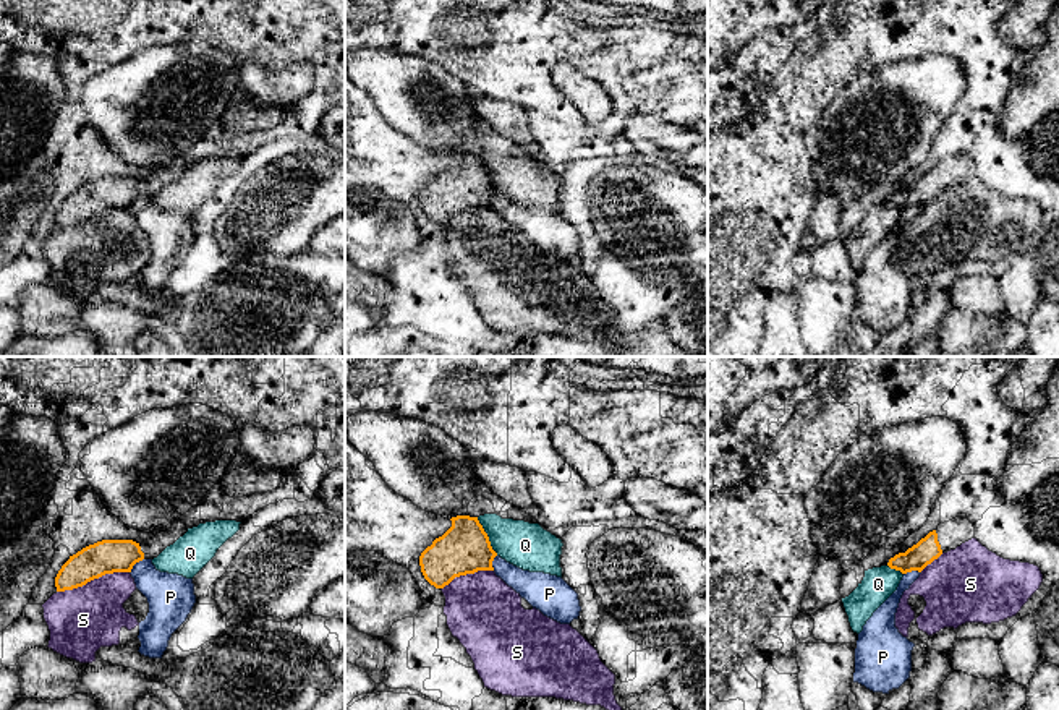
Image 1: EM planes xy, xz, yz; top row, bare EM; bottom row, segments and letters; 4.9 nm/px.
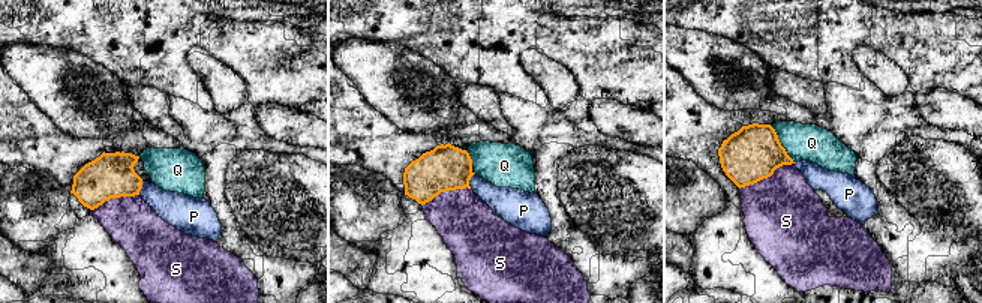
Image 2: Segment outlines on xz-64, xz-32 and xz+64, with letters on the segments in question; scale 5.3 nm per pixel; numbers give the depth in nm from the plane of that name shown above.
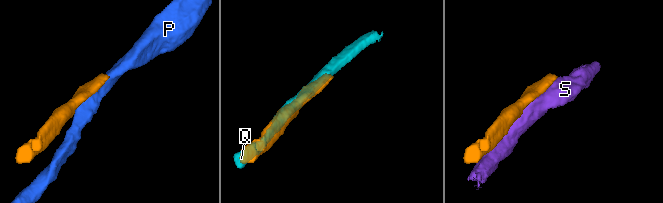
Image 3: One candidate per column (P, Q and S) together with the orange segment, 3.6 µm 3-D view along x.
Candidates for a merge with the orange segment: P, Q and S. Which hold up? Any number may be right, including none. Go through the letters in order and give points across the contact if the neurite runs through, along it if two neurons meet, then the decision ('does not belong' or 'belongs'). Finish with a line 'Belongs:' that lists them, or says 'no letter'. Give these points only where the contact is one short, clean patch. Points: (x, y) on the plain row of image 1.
P: border along xy (143, 195), (130, 209); does not belong
Q: does not belong
S: does not belong
Belongs: no letter

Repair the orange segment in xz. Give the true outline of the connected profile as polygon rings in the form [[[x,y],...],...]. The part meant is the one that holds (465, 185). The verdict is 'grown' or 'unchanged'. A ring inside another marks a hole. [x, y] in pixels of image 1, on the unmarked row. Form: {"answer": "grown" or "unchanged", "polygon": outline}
{"answer": "unchanged", "polygon": [[[457,152],[450,157],[452,164],[419,193],[421,209],[436,225],[460,212],[494,207],[497,193],[478,154]]]}

